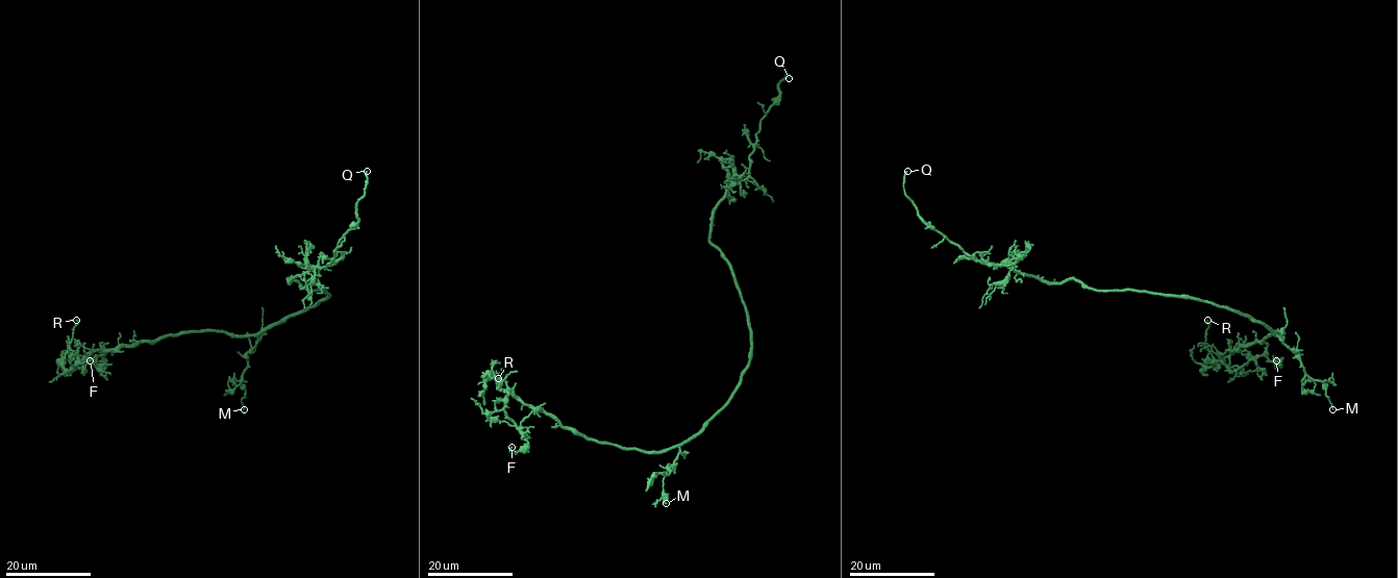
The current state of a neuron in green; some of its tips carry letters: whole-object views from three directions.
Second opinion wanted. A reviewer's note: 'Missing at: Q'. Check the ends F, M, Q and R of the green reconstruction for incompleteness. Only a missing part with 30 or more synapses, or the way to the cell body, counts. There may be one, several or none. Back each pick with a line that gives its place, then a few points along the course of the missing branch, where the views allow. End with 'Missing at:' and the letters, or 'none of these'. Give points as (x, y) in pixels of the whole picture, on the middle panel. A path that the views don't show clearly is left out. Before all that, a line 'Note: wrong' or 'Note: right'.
Note: right
Q: at (789, 78); missing branch runs (789, 78), (784, 82), (753, 88), (735, 80), (729, 80), (728, 84)
Missing at: Q

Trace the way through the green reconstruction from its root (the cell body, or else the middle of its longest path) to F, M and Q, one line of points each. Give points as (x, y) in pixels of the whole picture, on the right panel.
F: (1202, 301), (1281, 332), (1227, 349), (1221, 361), (1231, 371), (1259, 356), (1276, 360)
M: (1202, 301), (1230, 307), (1266, 325), (1299, 354), (1303, 371), (1325, 385), (1332, 409)
Q: (1202, 301), (1088, 288), (1073, 279), (1046, 283), (1012, 267), (974, 260), (919, 215), (905, 194), (907, 171)

